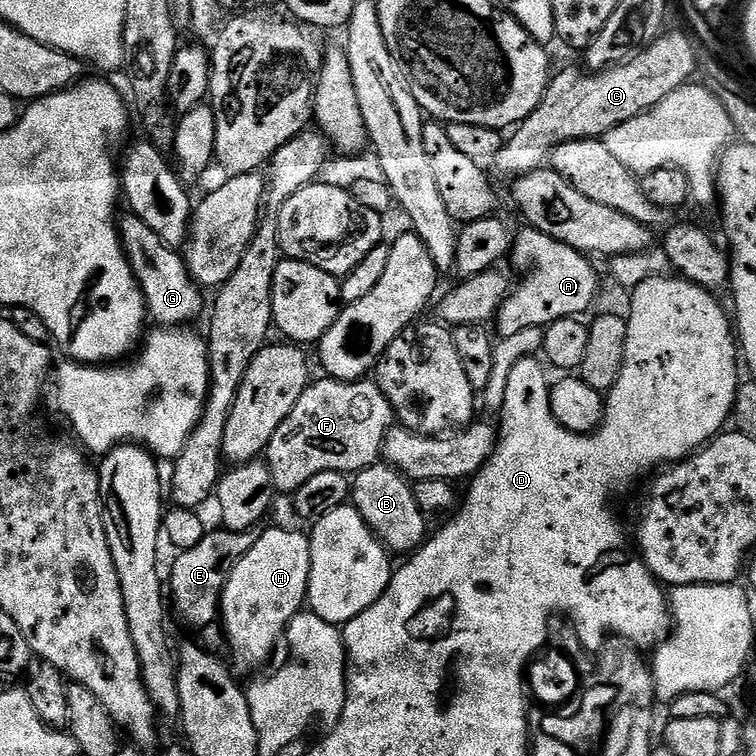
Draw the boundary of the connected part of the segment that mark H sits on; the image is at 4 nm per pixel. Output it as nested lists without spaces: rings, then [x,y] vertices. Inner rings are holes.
[[[272,528],[269,532],[266,530],[260,532],[258,542],[254,542],[254,546],[250,550],[250,554],[246,554],[242,558],[242,562],[238,562],[238,566],[234,566],[234,570],[230,574],[230,578],[226,582],[224,587],[224,596],[220,600],[220,616],[222,617],[222,623],[225,628],[225,634],[228,636],[228,643],[231,651],[235,654],[246,667],[252,668],[255,664],[260,664],[263,660],[268,660],[272,656],[272,651],[276,648],[276,643],[283,641],[286,636],[286,629],[288,623],[293,620],[294,617],[300,615],[302,609],[305,607],[308,599],[308,579],[310,578],[310,539],[307,535],[304,536],[300,532],[287,532],[284,528]]]

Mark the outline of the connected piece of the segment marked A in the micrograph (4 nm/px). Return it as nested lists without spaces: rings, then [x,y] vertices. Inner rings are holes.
[[[524,226],[520,233],[515,233],[511,244],[510,261],[520,272],[528,272],[524,276],[524,281],[520,285],[511,289],[510,295],[505,300],[500,312],[496,315],[494,328],[501,337],[507,338],[514,334],[519,334],[522,330],[530,327],[540,327],[545,329],[555,320],[562,318],[583,317],[584,311],[596,300],[596,291],[600,288],[600,280],[596,277],[596,272],[592,269],[593,261],[585,253],[578,251],[577,248],[566,246],[546,234],[542,234],[538,229],[531,226]]]

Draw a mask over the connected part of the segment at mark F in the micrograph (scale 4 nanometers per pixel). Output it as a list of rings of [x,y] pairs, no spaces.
[[[320,378],[320,381],[309,383],[308,389],[298,398],[298,406],[290,410],[286,422],[274,430],[266,453],[266,463],[277,493],[294,494],[314,474],[323,472],[342,472],[355,474],[369,468],[381,459],[384,451],[384,439],[394,427],[394,413],[386,394],[371,379],[346,381],[331,378]]]

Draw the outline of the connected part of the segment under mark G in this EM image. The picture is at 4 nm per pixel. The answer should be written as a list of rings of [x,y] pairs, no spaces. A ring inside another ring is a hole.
[[[128,214],[125,216],[126,216],[125,220],[123,217],[123,219],[121,219],[118,224],[118,227],[120,230],[120,239],[124,245],[124,252],[128,256],[128,261],[130,262],[130,266],[132,267],[132,273],[134,274],[134,278],[138,282],[138,286],[140,287],[140,289],[142,290],[142,294],[144,295],[144,306],[145,306],[145,308],[148,309],[149,317],[151,317],[151,319],[153,321],[156,319],[157,321],[155,323],[160,326],[188,326],[188,325],[191,325],[193,323],[191,320],[194,319],[195,316],[198,315],[199,312],[203,310],[203,308],[205,311],[206,300],[205,300],[205,304],[204,304],[205,293],[202,291],[200,285],[197,284],[195,280],[193,280],[192,275],[190,275],[190,273],[188,273],[188,266],[187,266],[187,263],[186,263],[183,255],[181,255],[181,253],[179,251],[177,251],[177,249],[170,247],[170,245],[168,245],[166,242],[162,242],[162,238],[158,238],[158,234],[154,234],[154,230],[150,230],[150,226],[146,226],[146,222],[142,222],[141,220],[139,220],[139,218],[137,216],[134,216],[131,214]]]

